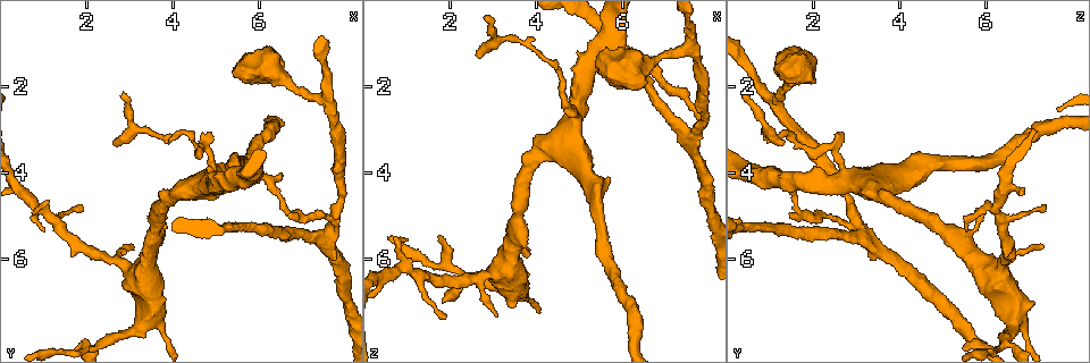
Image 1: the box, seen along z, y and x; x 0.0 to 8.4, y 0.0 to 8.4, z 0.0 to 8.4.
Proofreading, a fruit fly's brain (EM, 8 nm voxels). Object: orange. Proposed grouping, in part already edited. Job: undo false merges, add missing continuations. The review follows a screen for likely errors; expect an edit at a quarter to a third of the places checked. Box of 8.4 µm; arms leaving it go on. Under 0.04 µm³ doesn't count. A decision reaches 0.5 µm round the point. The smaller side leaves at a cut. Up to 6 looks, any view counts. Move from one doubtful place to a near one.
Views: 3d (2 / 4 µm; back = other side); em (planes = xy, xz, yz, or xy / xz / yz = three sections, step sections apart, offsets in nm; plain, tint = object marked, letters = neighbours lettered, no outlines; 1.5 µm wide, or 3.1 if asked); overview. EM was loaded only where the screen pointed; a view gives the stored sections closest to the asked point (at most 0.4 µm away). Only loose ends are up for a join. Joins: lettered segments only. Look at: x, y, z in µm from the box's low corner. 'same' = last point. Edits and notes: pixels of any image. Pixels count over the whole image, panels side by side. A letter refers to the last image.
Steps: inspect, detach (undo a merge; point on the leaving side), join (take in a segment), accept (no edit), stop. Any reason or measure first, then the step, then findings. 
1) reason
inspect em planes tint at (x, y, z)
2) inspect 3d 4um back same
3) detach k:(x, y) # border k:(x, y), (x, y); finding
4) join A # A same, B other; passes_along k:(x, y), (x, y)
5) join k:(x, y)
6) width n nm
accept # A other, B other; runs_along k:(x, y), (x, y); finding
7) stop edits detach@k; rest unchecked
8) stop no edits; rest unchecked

arms part here
inspect 3d 4um back at (2.30, 7.95, 6.40)

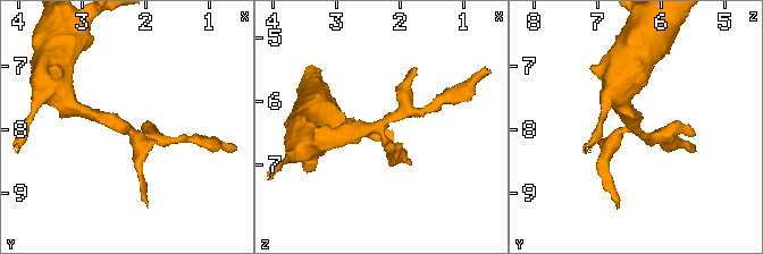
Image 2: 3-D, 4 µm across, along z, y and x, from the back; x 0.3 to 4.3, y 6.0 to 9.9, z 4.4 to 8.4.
inspect em planes plain at (2.30, 7.95, 6.50)

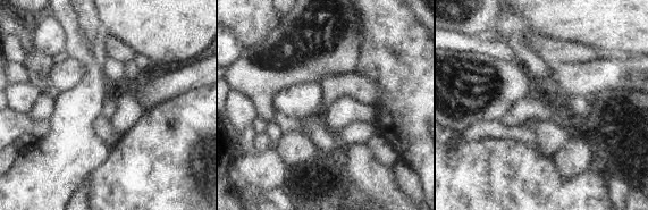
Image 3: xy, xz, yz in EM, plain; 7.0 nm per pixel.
inspect em planes letters same

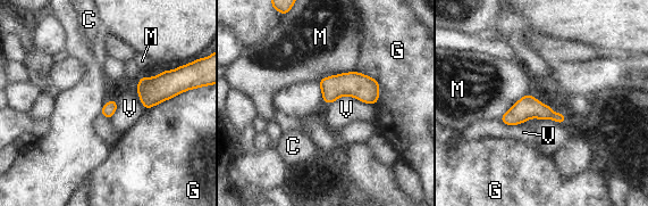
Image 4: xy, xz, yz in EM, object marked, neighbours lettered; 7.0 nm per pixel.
longest_contact V 300 nm
accept # C other, G other, M other, V other; border 4:(331, 102), (352, 96), (372, 105); all the same cell

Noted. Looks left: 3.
an open end
inspect 3d 2um at (2.00, 4.80, 7.35)

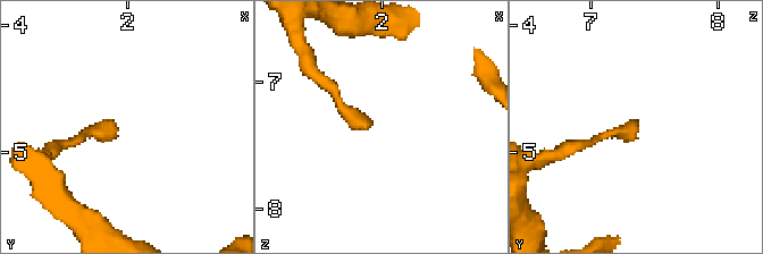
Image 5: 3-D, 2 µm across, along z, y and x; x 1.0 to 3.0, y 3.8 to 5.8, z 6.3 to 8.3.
shape alone is not enough
inspect em planes letters at (1.94, 4.82, 7.32)

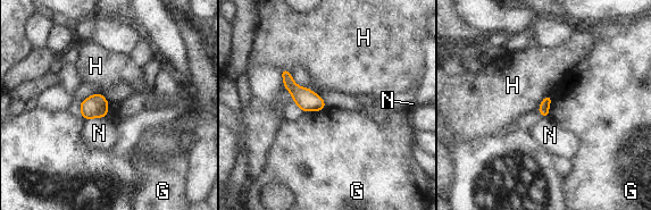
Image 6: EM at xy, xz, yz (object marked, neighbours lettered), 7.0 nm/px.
width 70 nm
accept # G other, H other, N other; border 6:(545, 94), (536, 109); no lettered segment goes on from it

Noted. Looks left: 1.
stop no edits; rest unchecked

